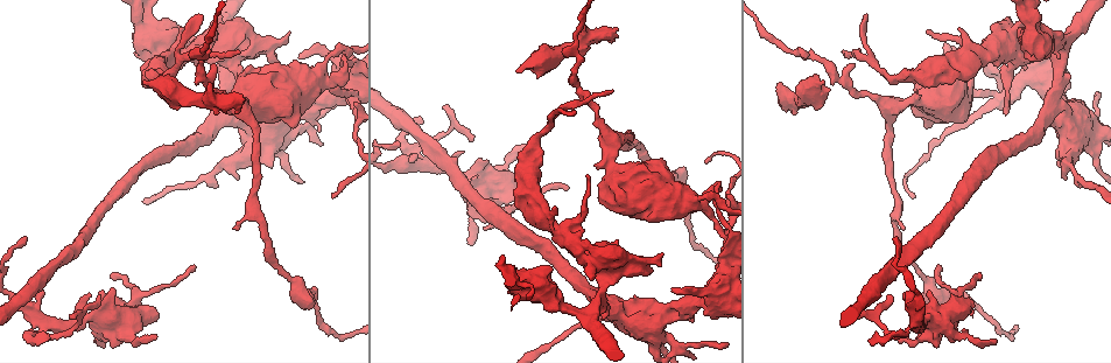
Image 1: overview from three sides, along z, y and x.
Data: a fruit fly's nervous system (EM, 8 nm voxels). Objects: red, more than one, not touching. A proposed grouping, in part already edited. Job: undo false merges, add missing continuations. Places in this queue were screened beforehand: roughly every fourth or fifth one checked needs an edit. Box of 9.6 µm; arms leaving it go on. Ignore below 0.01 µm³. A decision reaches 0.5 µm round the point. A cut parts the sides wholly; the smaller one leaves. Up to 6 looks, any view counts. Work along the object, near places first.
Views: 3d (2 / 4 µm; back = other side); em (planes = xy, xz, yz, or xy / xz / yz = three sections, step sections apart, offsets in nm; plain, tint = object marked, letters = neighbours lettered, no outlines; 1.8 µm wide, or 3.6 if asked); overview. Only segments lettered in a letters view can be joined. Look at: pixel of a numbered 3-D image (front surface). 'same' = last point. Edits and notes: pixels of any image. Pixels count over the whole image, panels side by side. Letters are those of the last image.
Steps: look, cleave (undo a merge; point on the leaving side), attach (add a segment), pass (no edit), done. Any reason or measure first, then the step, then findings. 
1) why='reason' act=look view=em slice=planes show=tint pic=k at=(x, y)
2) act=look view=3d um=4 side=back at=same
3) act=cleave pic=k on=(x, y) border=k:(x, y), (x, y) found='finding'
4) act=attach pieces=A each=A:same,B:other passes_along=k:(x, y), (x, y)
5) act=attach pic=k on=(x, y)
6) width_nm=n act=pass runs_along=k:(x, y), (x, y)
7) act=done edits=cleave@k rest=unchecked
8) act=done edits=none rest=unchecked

why='four or more arms meet' act=look view=3d um=4 pic=1 at=(1059, 60)

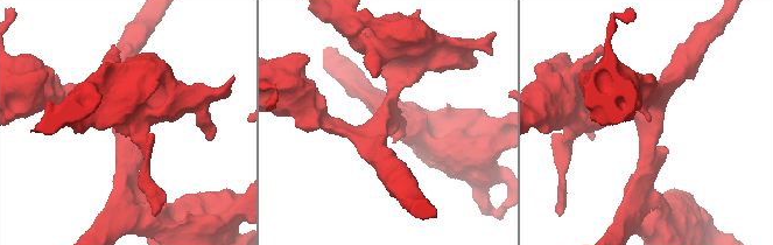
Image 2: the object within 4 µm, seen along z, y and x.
arms=4 act=look view=em slice=planes show=letters pic=2 at=(390, 124)

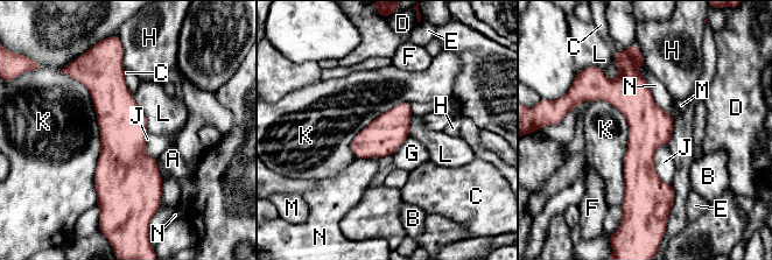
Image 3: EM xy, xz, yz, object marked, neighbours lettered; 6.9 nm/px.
act=pass each=A:other,B:other,C:other,D:other,E:other,F:other,G:other,H:other,J:other,K:other,L:other,M:other,N:other border=3:(662, 145), (654, 168), (671, 184) found='one neuron here'

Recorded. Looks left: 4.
why='thin end' act=look view=em slice=planes show=letters pic=1 at=(483, 229)

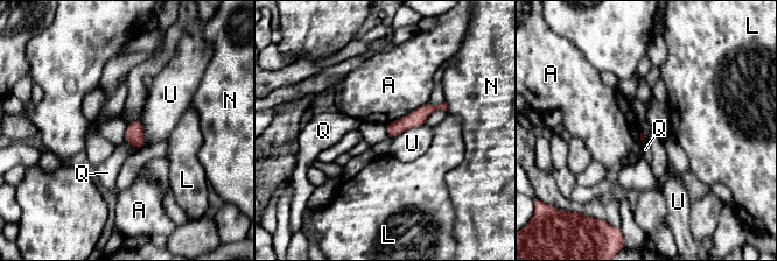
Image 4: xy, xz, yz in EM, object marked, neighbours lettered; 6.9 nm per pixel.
act=pass each=A:other,L:other,N:other,Q:other,U:other border=4:(428, 101), (386, 125) found='none of them fits'

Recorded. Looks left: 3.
why='thick turns thin' act=look view=em slice=yz step=16 show=letters pic=1 at=(916, 323)

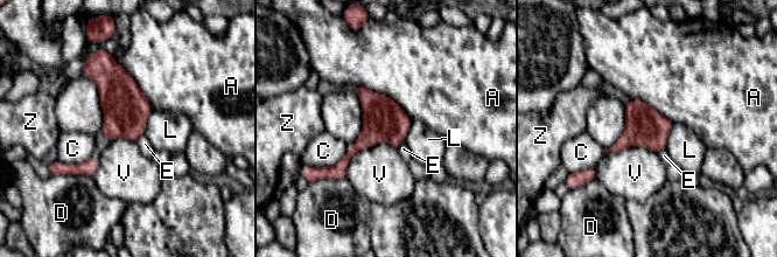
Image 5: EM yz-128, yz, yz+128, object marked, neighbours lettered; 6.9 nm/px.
act=pass each=A:other,C:other,D:other,E:other,L:other,V:other,Z:other border=5:(397, 147), (361, 148), (345, 176) found='continuous, no second neuron'

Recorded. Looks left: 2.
act=done edits=none rest=unchecked

